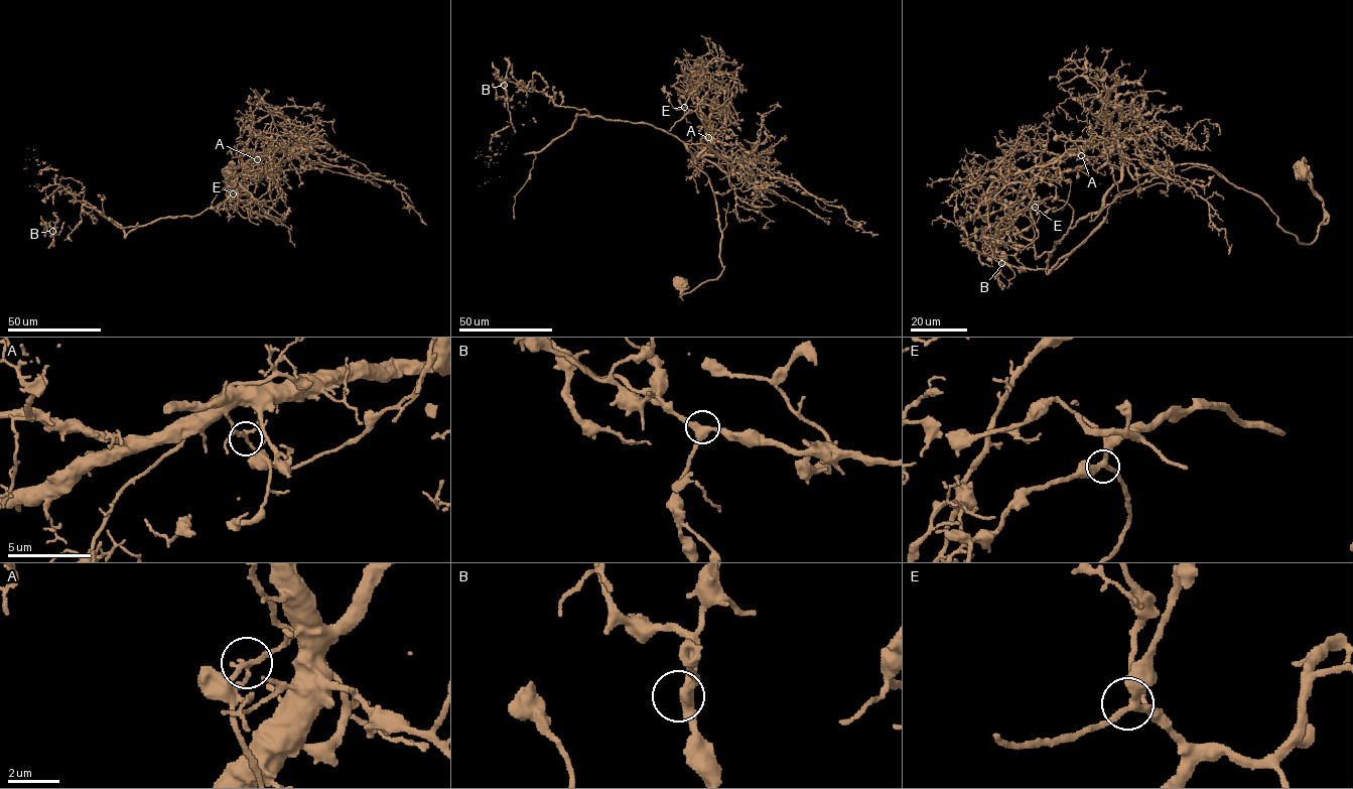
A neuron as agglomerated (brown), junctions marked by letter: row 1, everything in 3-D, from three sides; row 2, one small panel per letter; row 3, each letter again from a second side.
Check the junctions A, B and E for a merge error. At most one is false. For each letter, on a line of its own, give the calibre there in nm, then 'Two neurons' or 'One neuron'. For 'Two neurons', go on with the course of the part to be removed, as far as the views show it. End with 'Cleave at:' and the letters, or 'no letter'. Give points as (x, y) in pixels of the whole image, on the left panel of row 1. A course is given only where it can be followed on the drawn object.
A: Thickness 180 nm. Two neurons. Course of the part to remove: (256, 159), (256, 162), (271, 142), (272, 120), (264, 101), (250, 88)
B: Thickness 360 nm. One neuron
E: Thickness 300 nm. One neuron
Cleave at: A

